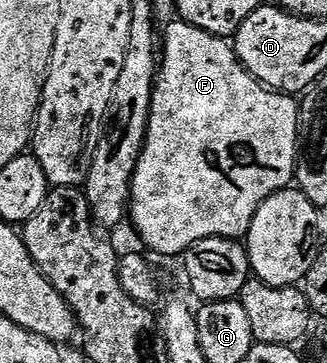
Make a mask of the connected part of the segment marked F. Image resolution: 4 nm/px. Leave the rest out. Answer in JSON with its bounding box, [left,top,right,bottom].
[128,20,301,255]

